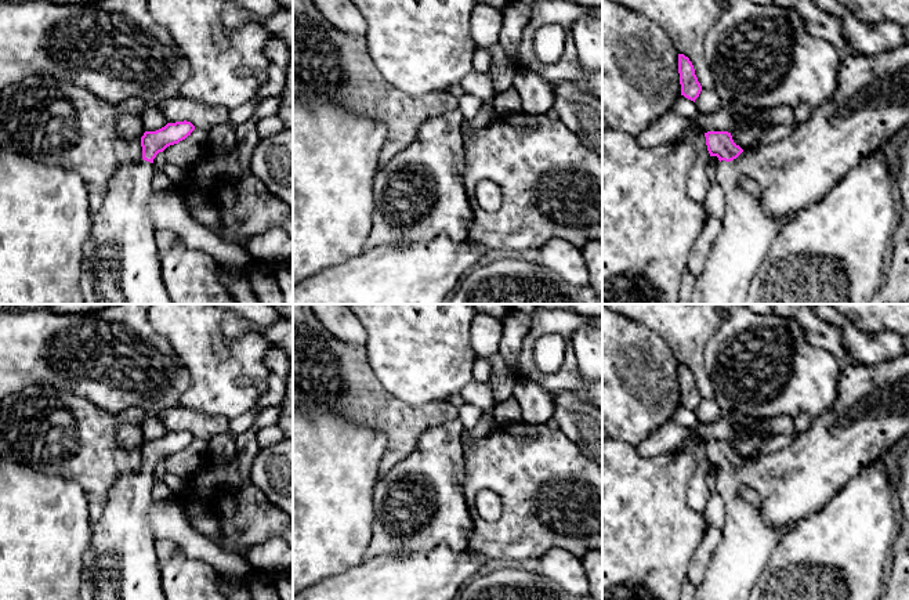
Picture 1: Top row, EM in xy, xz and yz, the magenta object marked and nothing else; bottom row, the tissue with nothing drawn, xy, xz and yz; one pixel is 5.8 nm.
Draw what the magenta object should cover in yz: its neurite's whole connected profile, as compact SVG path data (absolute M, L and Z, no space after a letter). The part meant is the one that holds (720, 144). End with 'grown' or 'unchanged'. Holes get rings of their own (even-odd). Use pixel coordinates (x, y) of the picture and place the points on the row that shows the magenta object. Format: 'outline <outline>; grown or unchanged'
outline M909 43L879 55L841 53L834 94L814 108L805 122L796 123L794 131L785 140L745 152L728 131L705 133L710 156L720 160L716 182L724 191L727 210L721 218L721 231L706 257L705 270L696 276L691 304L746 304L753 276L779 229L798 212L819 202L854 165L874 153L903 129L909 129ZM743 177L752 178L758 185L760 199L739 187Z; grown

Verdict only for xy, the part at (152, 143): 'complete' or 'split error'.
split error

